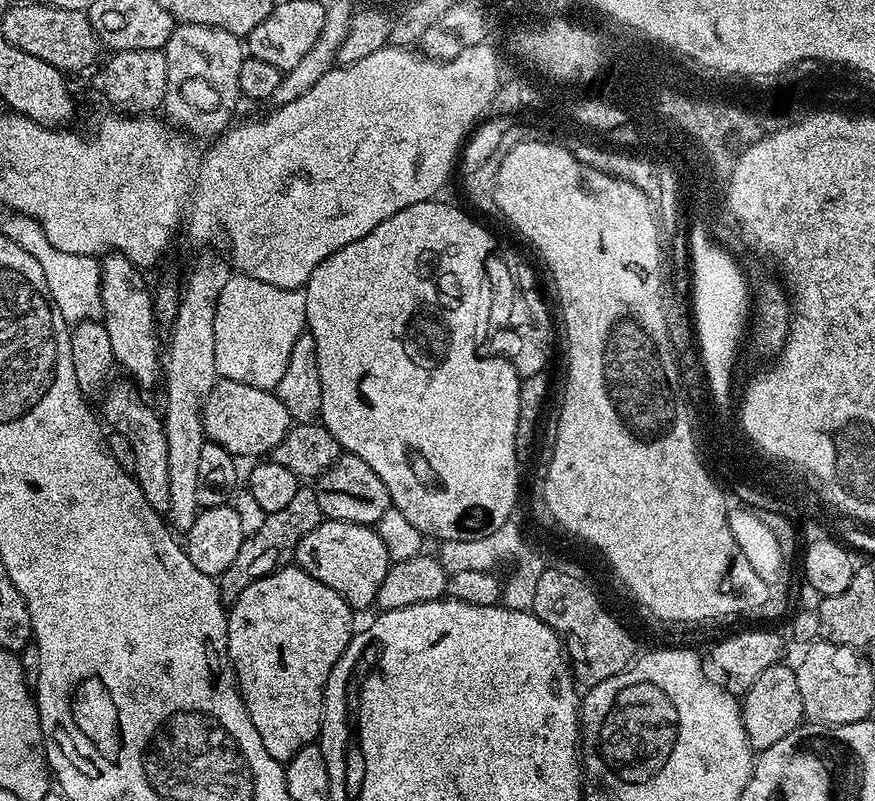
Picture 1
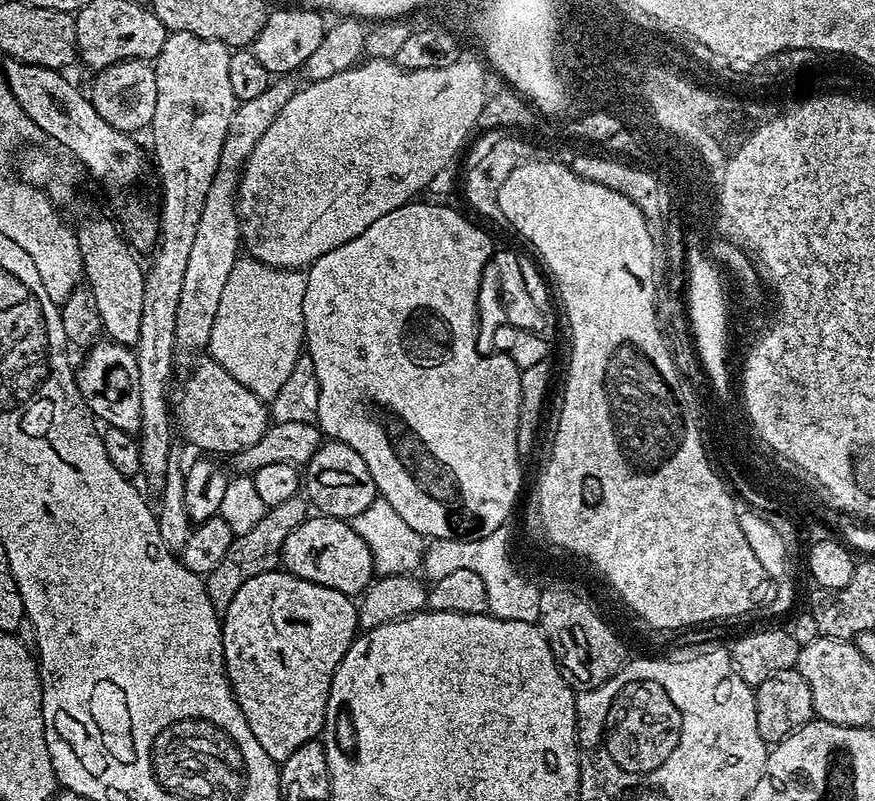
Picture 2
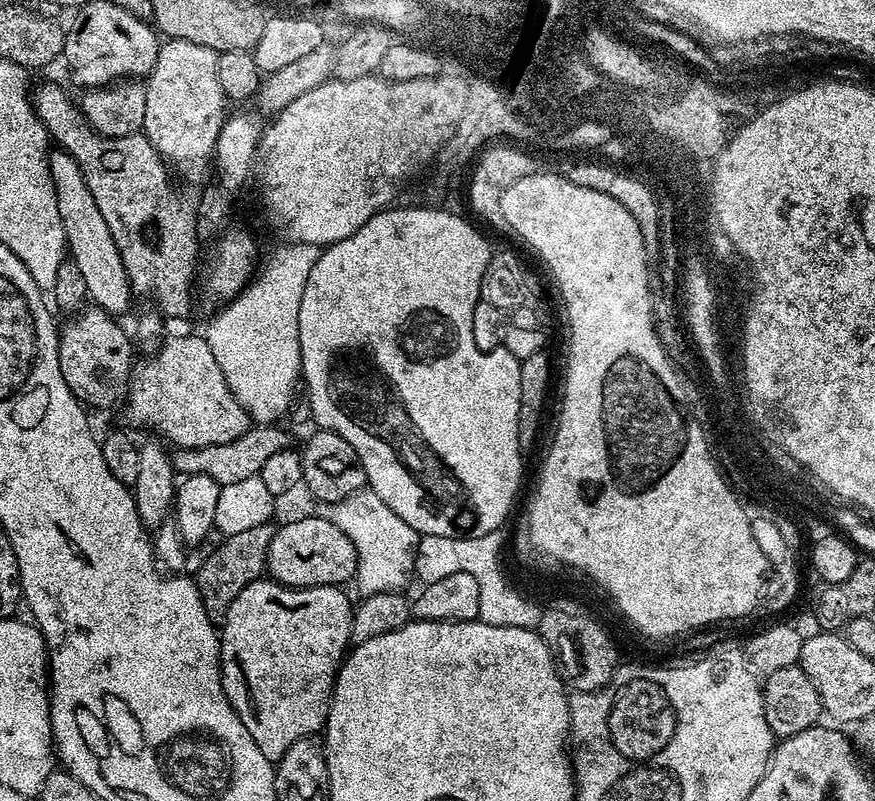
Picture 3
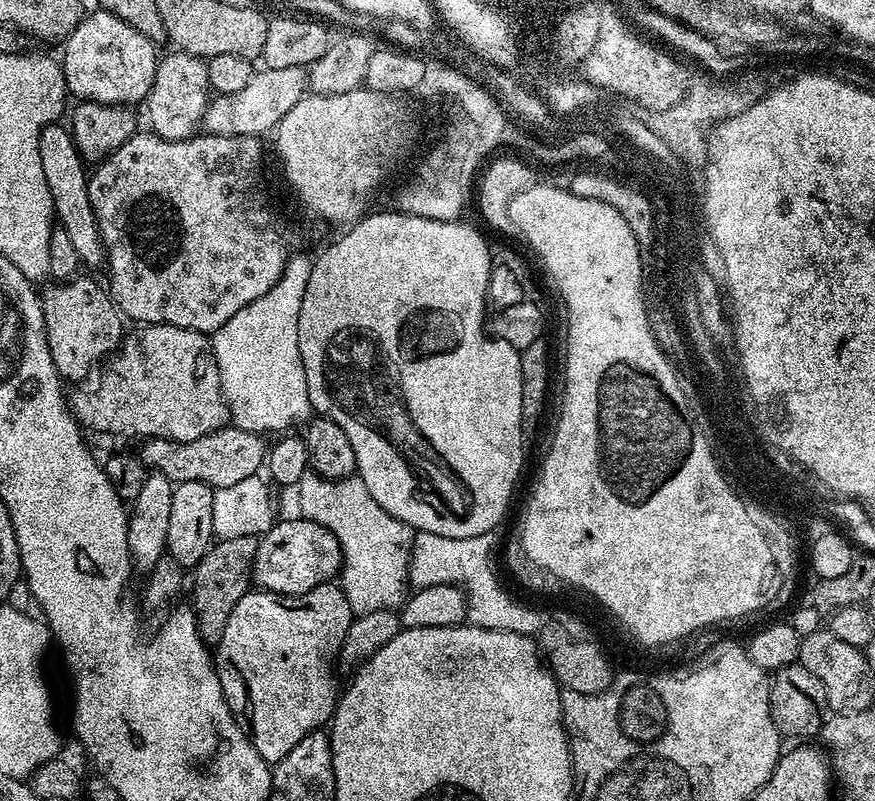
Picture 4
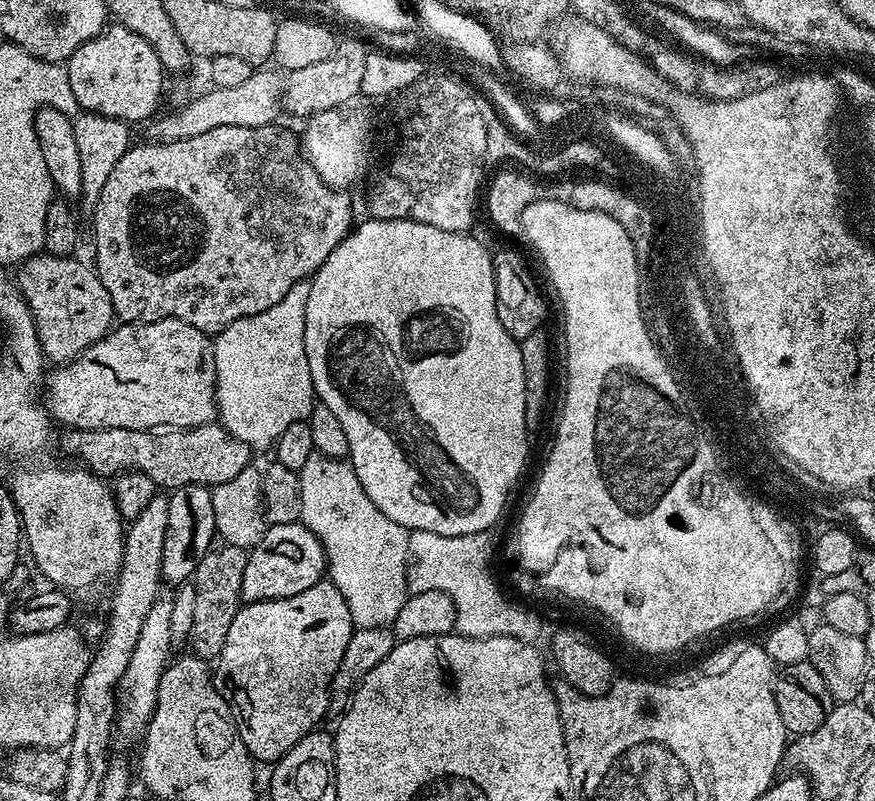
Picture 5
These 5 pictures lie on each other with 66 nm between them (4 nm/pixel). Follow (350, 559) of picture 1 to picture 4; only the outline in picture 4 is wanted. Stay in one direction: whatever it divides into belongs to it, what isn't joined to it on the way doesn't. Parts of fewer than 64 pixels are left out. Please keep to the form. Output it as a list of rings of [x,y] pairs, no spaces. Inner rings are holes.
[[[281,519],[259,537],[260,545],[252,563],[252,584],[257,589],[283,596],[297,596],[339,577],[344,559],[338,546],[338,538],[334,538],[334,534],[326,530],[326,526],[318,526],[318,522],[295,519]]]

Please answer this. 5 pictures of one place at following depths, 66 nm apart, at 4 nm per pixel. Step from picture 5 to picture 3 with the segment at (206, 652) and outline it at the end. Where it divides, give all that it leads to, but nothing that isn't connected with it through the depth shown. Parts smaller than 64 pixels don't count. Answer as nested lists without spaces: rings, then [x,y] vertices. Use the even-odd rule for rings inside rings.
[[[271,523],[251,527],[240,534],[225,535],[221,544],[207,557],[200,561],[200,568],[194,573],[198,590],[202,594],[202,606],[206,606],[206,614],[214,622],[223,621],[226,610],[230,610],[230,602],[250,586],[250,582],[261,579],[268,567],[268,551],[274,531]]]

